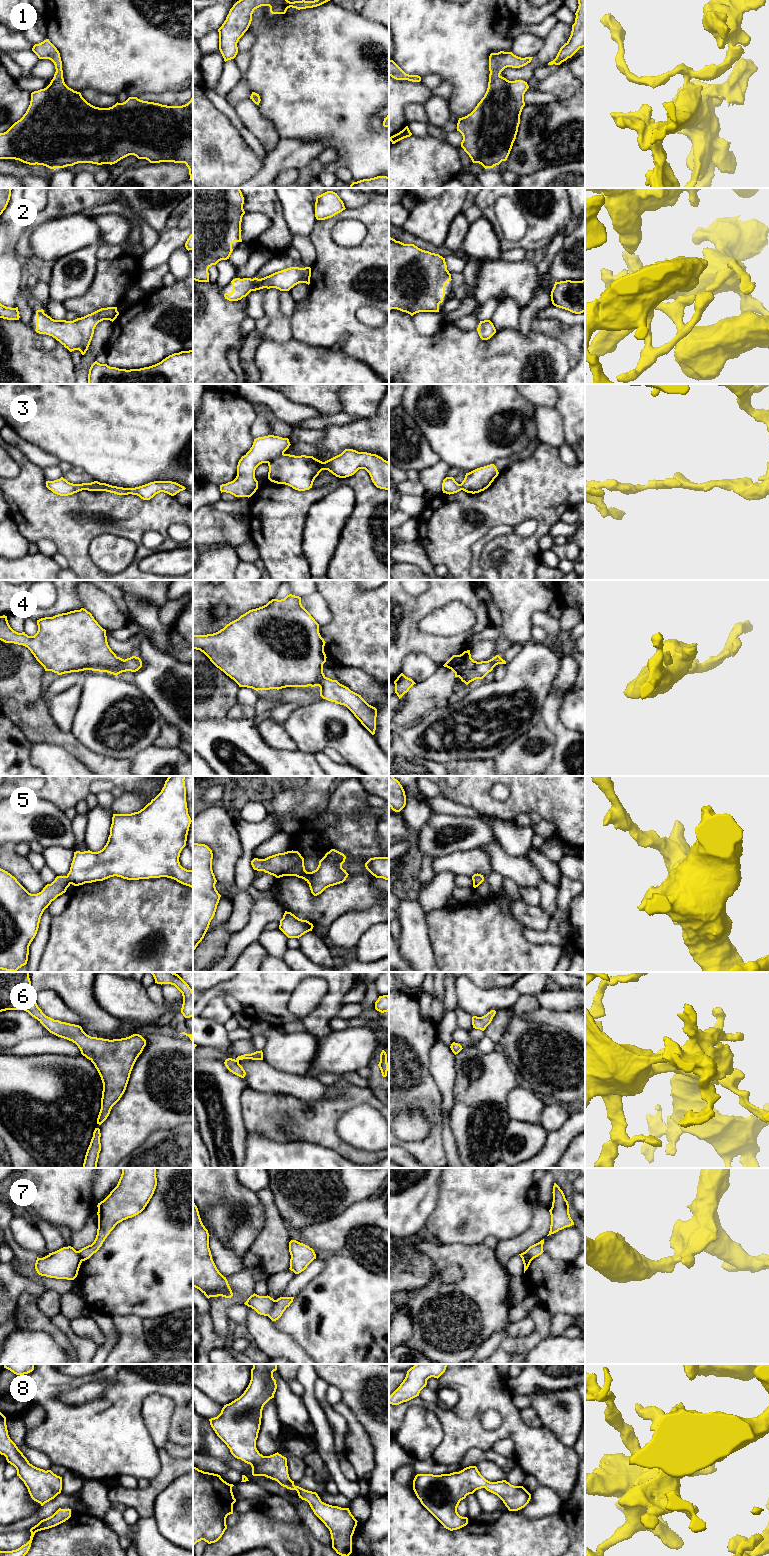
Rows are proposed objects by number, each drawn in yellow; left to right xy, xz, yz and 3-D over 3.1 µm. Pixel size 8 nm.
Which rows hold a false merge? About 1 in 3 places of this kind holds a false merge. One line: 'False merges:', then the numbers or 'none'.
False merges: 3, 7

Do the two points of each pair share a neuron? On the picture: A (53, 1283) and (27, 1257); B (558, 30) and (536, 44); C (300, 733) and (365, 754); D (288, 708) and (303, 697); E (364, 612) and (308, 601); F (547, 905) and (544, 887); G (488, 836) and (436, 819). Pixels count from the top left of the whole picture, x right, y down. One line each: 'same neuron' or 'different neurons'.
A: same neuron
B: different neurons
C: same neuron
D: different neurons
E: different neurons
F: same neuron
G: same neuron

